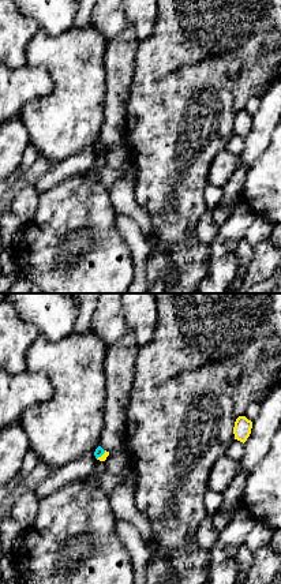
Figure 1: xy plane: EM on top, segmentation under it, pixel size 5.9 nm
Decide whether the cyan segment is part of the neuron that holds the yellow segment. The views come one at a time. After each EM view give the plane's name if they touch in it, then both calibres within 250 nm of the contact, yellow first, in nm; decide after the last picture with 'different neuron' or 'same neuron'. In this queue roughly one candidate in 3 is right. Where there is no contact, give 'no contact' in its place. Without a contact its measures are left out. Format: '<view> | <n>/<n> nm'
xy | 40/50 nm

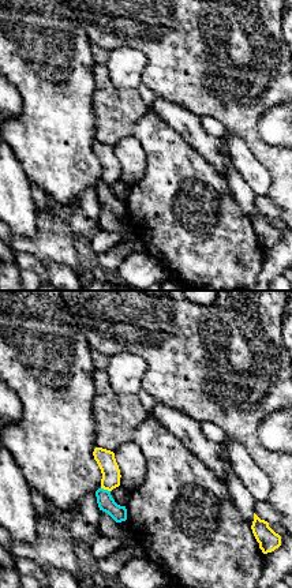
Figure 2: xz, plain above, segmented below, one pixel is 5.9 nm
xz | 110/100 nm

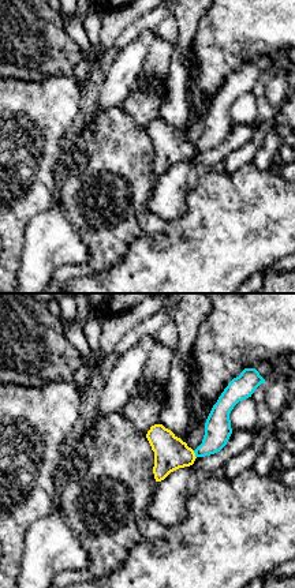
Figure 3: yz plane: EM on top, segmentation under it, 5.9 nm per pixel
yz | 200/160 nm

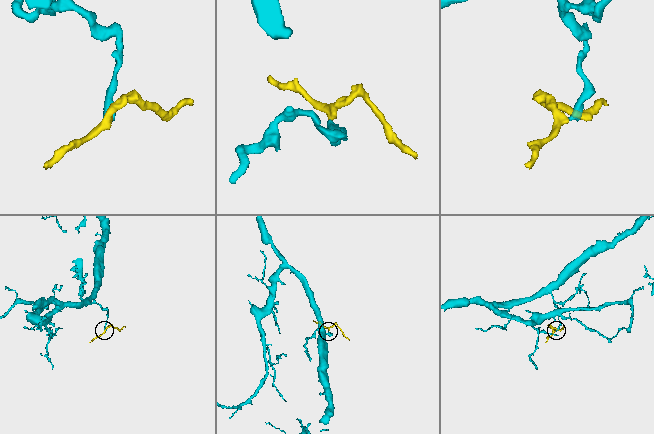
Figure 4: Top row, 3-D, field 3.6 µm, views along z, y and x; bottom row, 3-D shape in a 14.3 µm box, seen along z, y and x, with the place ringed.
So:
different neuron

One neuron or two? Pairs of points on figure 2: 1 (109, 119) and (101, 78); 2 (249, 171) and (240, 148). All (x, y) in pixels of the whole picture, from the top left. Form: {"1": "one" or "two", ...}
{"1": "one", "2": "one"}

